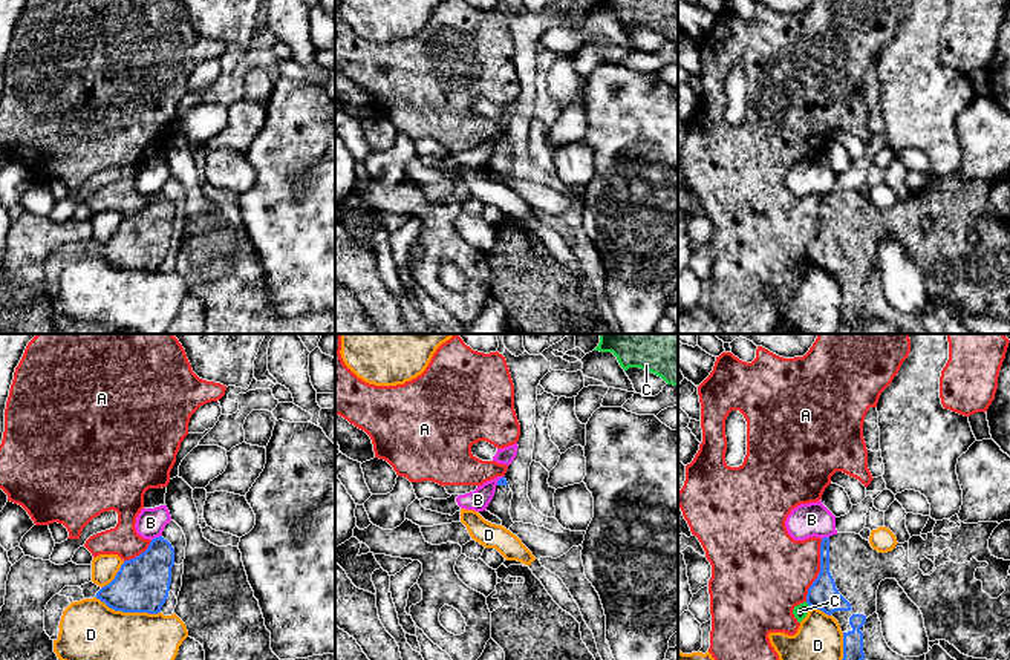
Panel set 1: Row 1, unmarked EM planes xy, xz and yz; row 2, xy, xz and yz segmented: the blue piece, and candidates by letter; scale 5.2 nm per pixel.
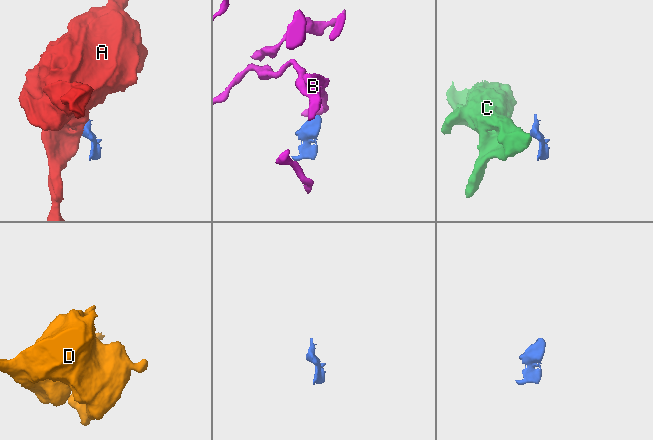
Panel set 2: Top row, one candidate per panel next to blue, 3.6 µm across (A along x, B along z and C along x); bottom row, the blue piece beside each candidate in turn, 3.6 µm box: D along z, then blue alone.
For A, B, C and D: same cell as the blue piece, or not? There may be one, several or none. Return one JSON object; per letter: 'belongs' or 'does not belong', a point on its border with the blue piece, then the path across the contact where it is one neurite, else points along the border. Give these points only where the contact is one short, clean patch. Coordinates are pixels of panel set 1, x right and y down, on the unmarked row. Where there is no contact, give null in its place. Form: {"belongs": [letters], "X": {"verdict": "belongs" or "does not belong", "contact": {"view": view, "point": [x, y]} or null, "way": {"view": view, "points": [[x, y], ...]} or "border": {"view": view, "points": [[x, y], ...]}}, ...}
{"belongs": [], "A": {"verdict": "does not belong", "contact": {"view": "yz", "point": [821, 227]}, "border": {"view": "yz", "points": [[822, 196], [821, 228], [808, 245], [805, 258]]}}, "B": {"verdict": "does not belong", "contact": {"view": "xy", "point": [155, 195]}, "border": {"view": "xy", "points": [[161, 192], [150, 196]]}}, "C": {"verdict": "does not belong", "contact": {"view": "yz", "point": [808, 261]}, "border": {"view": "yz", "points": [[805, 259], [811, 264]]}}, "D": {"verdict": "does not belong", "contact": {"view": "xy", "point": [127, 268]}}}

